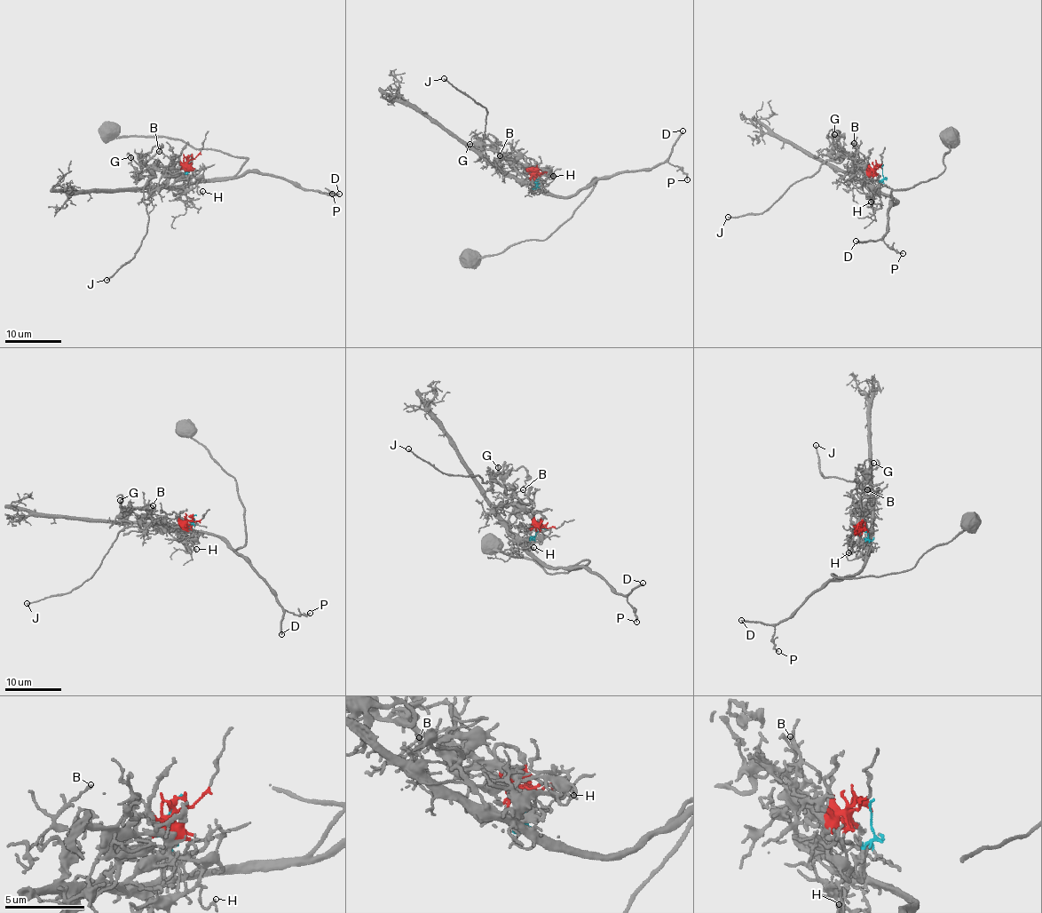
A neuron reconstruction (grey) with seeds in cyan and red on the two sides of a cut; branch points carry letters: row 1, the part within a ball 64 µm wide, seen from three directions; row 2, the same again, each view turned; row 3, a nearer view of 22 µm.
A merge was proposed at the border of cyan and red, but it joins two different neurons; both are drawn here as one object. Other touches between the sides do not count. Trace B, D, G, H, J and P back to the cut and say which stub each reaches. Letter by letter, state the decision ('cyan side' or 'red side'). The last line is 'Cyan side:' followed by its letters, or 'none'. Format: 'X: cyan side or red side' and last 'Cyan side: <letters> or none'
B: red side
D: cyan side
G: red side
H: cyan side
J: red side
P: cyan side
Cyan side: D, H, P

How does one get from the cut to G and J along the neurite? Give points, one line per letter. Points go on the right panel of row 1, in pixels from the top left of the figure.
G: (880, 167), (862, 168), (840, 150), (835, 134)
J: (880, 167), (862, 168), (845, 155), (836, 162), (828, 160), (812, 175), (795, 181), (771, 207), (728, 217)

